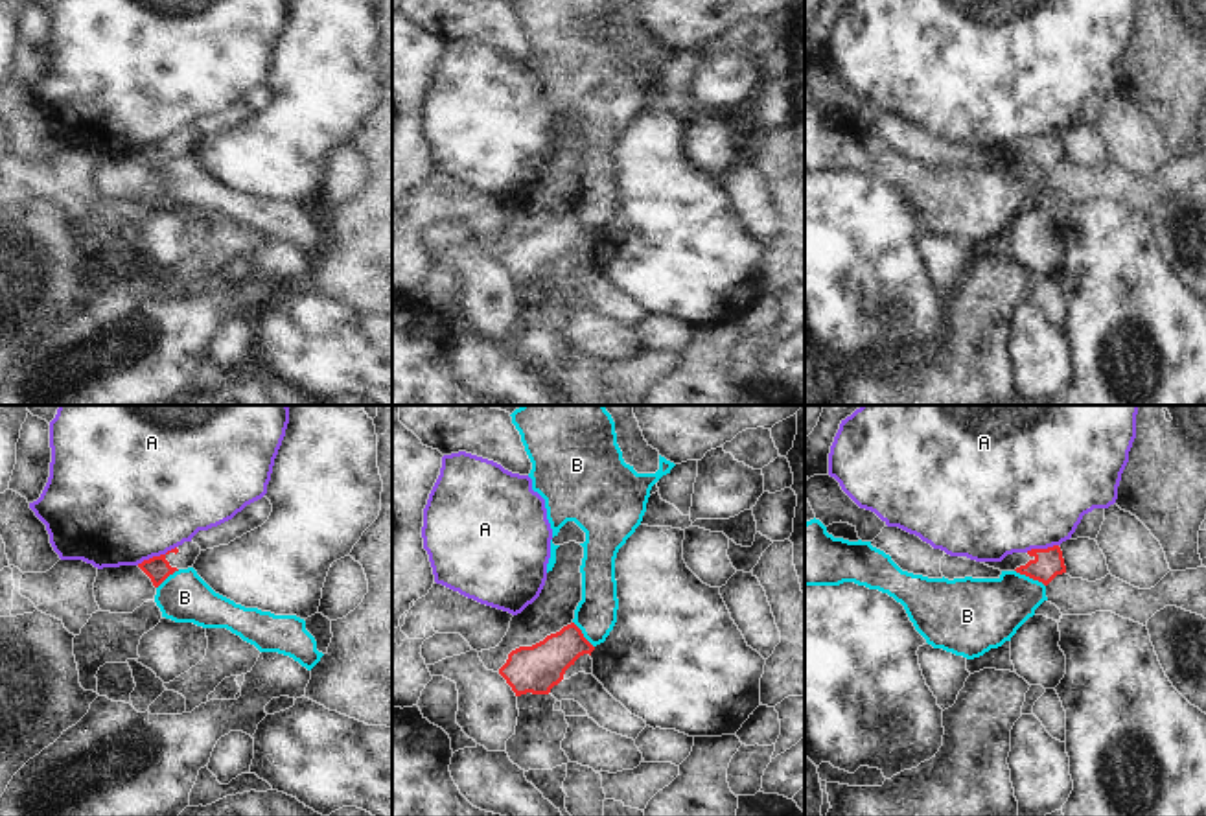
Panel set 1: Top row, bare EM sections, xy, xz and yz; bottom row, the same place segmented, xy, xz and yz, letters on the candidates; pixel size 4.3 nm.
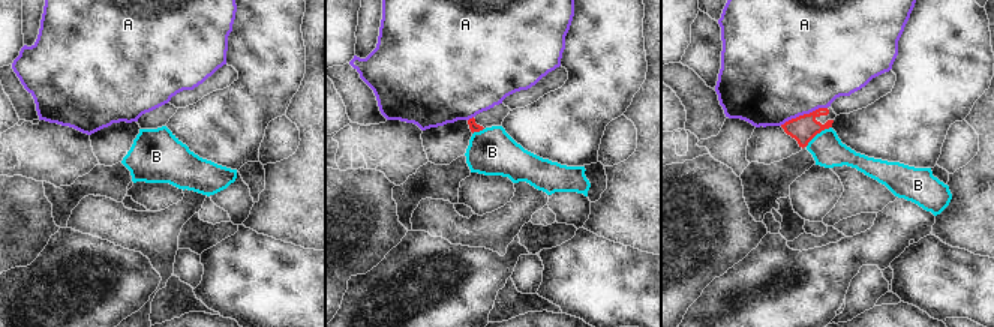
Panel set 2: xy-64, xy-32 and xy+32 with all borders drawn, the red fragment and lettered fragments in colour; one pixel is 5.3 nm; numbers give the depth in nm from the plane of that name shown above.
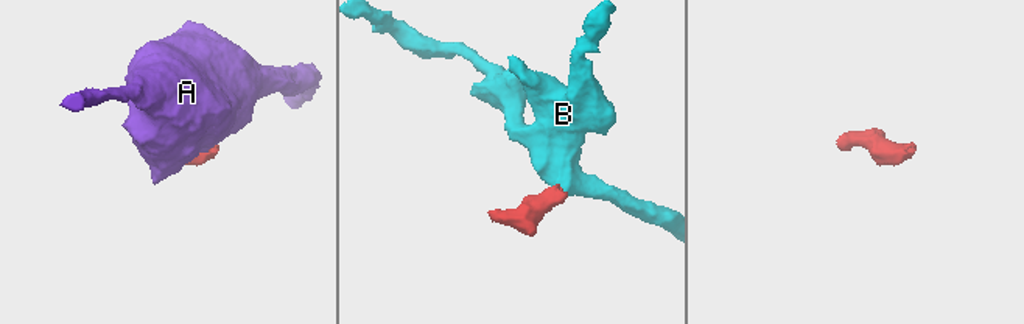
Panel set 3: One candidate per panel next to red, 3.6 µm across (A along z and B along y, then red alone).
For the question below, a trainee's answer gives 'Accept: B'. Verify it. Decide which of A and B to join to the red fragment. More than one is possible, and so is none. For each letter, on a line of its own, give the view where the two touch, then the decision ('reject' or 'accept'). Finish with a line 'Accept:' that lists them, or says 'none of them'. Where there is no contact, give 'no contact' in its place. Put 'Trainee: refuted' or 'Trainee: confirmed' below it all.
A: xy | reject
B: yz | reject
Accept: none of them
Trainee: refuted

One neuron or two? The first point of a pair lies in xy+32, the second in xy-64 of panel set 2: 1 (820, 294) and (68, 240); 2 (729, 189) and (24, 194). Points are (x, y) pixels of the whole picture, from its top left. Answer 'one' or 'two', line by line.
1: one
2: one

